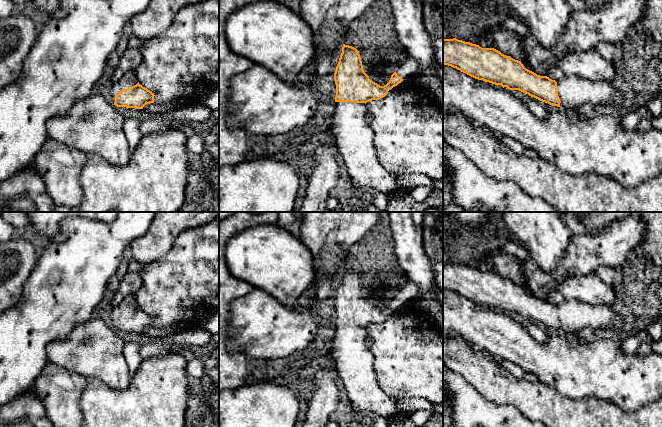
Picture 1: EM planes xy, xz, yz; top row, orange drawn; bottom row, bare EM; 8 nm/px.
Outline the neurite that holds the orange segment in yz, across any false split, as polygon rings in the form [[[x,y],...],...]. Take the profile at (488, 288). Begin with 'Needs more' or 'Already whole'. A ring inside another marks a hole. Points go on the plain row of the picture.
Needs more. [[[443,263],[443,288],[460,294],[467,299],[495,309],[507,311],[509,314],[519,314],[542,326],[554,329],[565,334],[572,334],[591,328],[594,332],[604,329],[615,329],[623,336],[647,331],[655,321],[661,321],[661,315],[652,316],[649,319],[636,317],[632,314],[621,315],[618,307],[611,305],[589,305],[576,300],[563,301],[558,305],[547,300],[540,300],[526,293],[521,285],[502,278],[494,272],[482,272],[479,269],[453,263]]]

